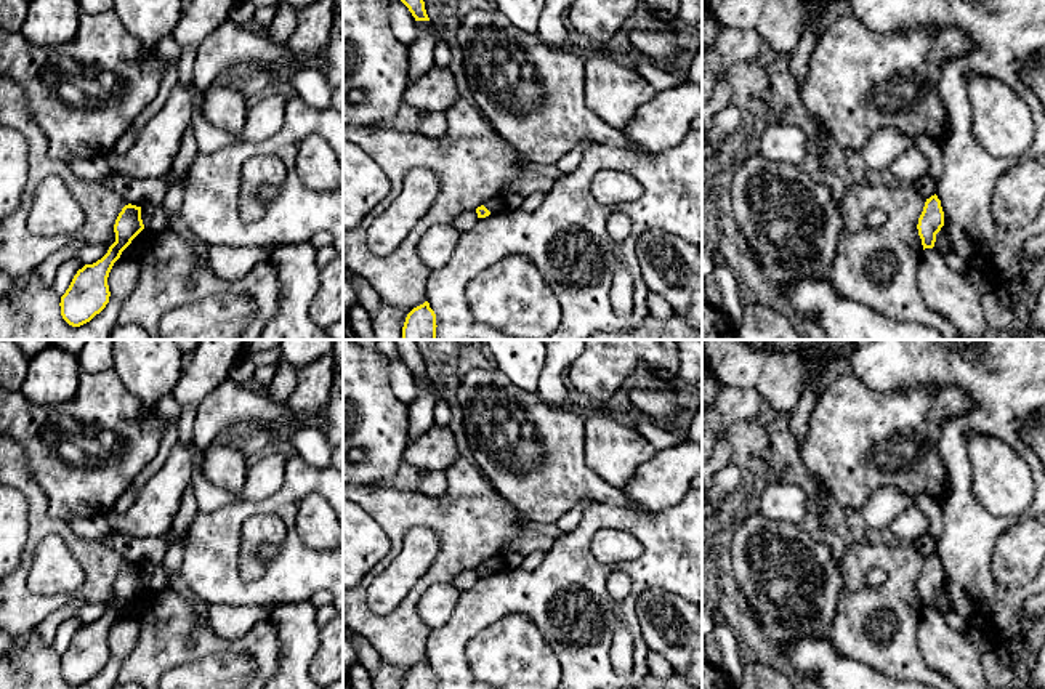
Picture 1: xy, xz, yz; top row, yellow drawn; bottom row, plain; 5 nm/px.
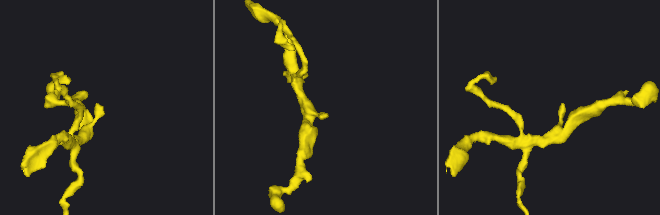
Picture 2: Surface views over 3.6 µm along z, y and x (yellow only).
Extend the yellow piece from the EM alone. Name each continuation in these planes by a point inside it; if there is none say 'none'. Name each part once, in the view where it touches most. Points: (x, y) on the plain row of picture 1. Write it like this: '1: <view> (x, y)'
none

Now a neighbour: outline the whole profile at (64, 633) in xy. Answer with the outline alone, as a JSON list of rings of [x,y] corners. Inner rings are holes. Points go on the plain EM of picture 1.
[[[71,617],[69,620],[63,622],[53,638],[51,646],[54,651],[63,655],[66,649],[69,647],[74,635],[77,633],[79,628],[82,628],[85,623],[77,620],[75,617]]]

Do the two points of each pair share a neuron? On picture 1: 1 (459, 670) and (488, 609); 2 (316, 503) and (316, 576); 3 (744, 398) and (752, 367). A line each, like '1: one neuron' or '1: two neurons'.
1: one neuron
2: two neurons
3: two neurons

